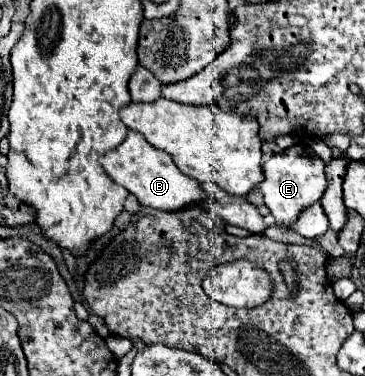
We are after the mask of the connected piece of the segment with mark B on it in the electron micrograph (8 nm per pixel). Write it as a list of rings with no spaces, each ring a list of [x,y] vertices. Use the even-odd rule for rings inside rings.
[[[129,130],[127,138],[115,148],[109,150],[101,158],[101,166],[109,174],[111,180],[127,188],[131,194],[137,196],[141,206],[165,210],[165,212],[177,212],[183,210],[185,206],[197,206],[209,202],[209,196],[203,192],[201,184],[197,184],[193,178],[185,176],[173,162],[173,158],[163,152],[153,148],[143,134]]]

